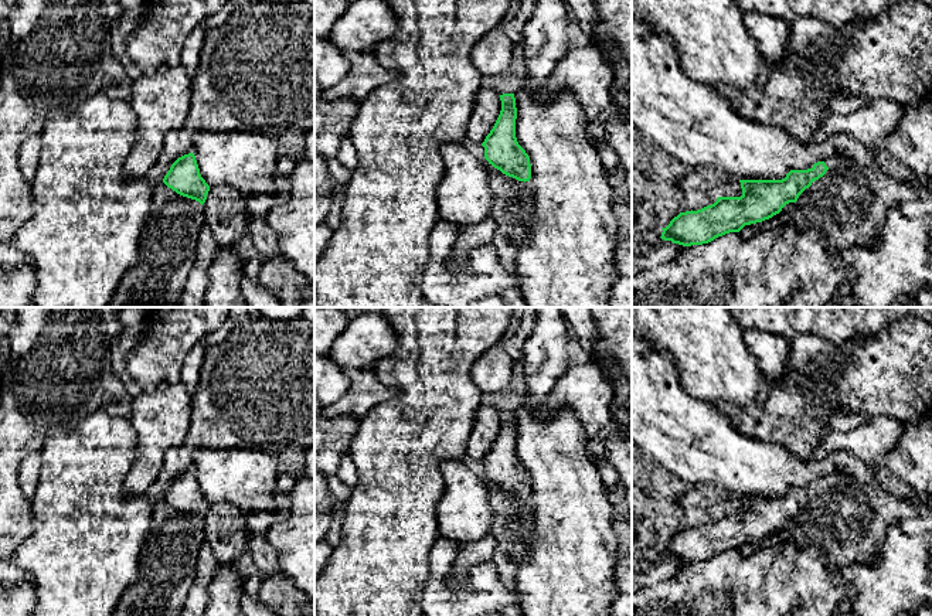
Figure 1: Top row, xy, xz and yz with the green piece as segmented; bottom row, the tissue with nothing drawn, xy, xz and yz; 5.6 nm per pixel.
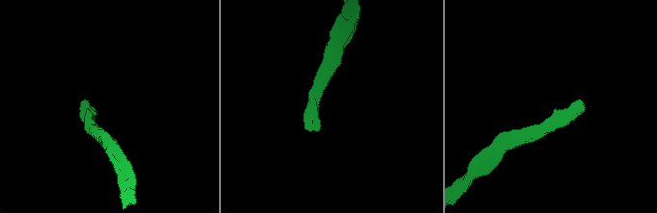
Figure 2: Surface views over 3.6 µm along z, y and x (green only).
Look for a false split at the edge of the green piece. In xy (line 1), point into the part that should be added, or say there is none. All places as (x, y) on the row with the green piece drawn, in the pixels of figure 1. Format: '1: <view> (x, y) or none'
1: none

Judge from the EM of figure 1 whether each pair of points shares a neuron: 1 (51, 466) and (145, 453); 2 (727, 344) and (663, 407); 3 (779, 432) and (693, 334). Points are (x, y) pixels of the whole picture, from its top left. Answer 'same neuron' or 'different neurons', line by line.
1: different neurons
2: different neurons
3: different neurons

